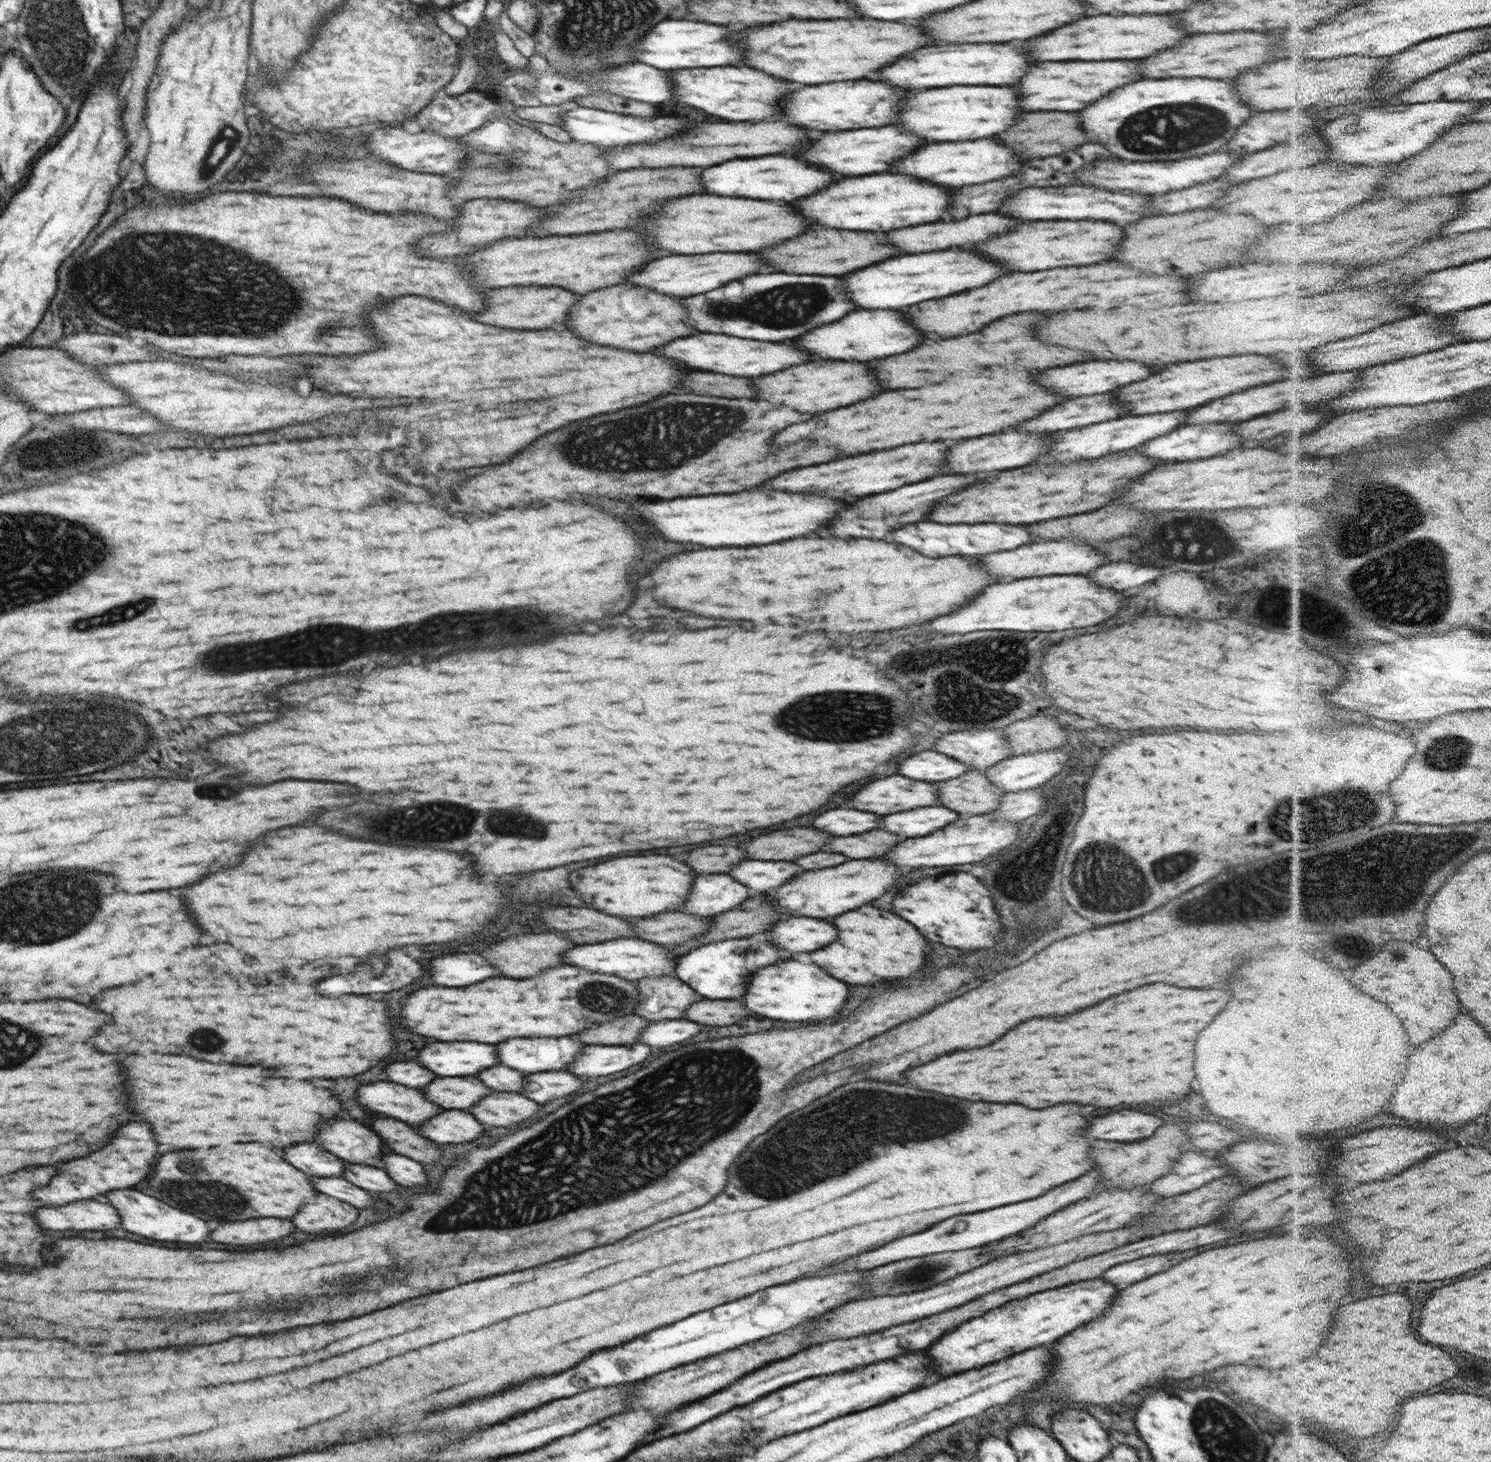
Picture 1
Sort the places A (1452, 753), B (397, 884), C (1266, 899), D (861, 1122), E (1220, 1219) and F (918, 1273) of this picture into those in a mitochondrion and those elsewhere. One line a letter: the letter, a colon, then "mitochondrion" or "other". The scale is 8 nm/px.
A: mitochondrion
B: other
C: mitochondrion
D: mitochondrion
E: other
F: mitochondrion

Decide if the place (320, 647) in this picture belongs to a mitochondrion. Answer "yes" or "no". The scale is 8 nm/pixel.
yes

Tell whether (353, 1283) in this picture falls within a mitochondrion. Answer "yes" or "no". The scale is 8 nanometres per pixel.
no

